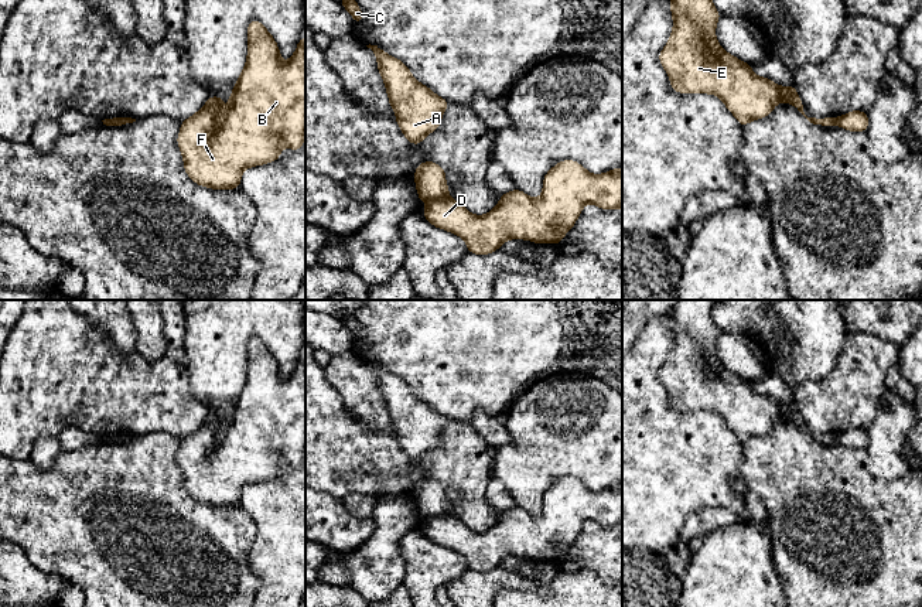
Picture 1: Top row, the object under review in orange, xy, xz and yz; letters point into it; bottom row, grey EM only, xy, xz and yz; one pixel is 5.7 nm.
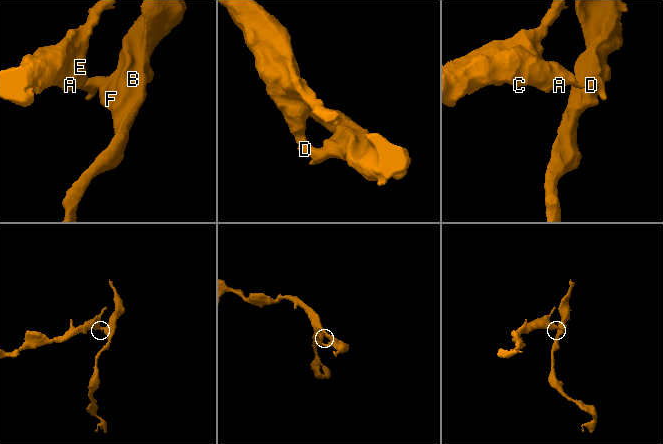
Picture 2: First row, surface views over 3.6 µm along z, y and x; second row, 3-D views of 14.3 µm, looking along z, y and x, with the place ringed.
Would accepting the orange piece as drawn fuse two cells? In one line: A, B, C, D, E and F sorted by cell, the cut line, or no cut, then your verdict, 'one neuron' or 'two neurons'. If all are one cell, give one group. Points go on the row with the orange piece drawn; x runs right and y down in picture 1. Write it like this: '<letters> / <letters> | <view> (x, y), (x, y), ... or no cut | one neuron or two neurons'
A C E / B D F | xz (446, 195), (427, 203) | two neurons

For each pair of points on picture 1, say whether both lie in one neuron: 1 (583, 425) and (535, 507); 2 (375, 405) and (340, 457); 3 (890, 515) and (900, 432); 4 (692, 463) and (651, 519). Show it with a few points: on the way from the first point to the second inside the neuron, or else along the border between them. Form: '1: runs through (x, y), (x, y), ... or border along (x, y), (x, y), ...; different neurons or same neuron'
1: runs through (563, 444), (535, 473), (535, 487); same neuron
2: border along (342, 396), (358, 419), (375, 429), (389, 425); different neurons
3: border along (868, 457), (876, 476), (907, 474); different neurons
4: runs through (678, 477), (651, 505); same neuron

